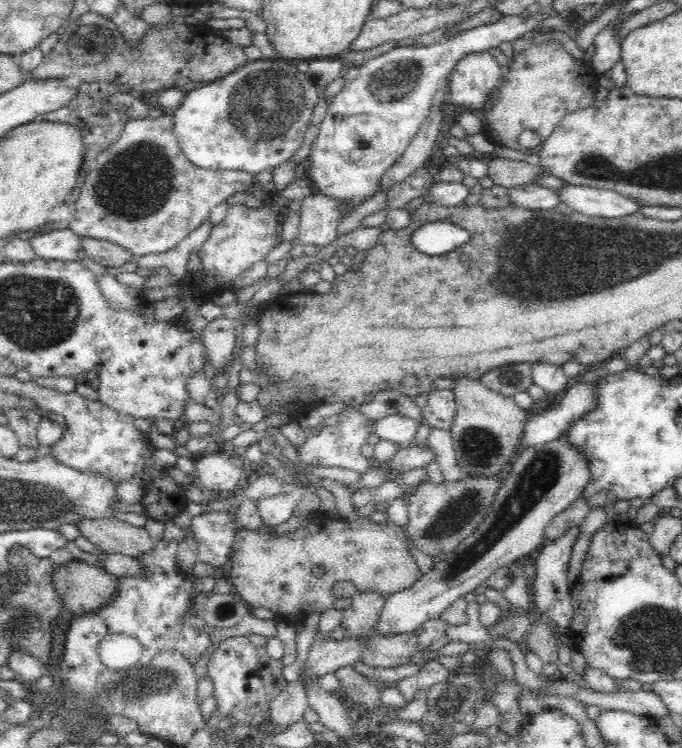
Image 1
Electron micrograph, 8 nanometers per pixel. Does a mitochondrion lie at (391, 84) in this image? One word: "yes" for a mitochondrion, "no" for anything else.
yes

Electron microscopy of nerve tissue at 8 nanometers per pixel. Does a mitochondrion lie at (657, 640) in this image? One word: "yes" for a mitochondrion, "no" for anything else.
yes

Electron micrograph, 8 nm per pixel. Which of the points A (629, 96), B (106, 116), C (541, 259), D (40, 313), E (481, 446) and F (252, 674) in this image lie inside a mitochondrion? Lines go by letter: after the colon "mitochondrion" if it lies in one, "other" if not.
A: other
B: other
C: mitochondrion
D: mitochondrion
E: mitochondrion
F: other

